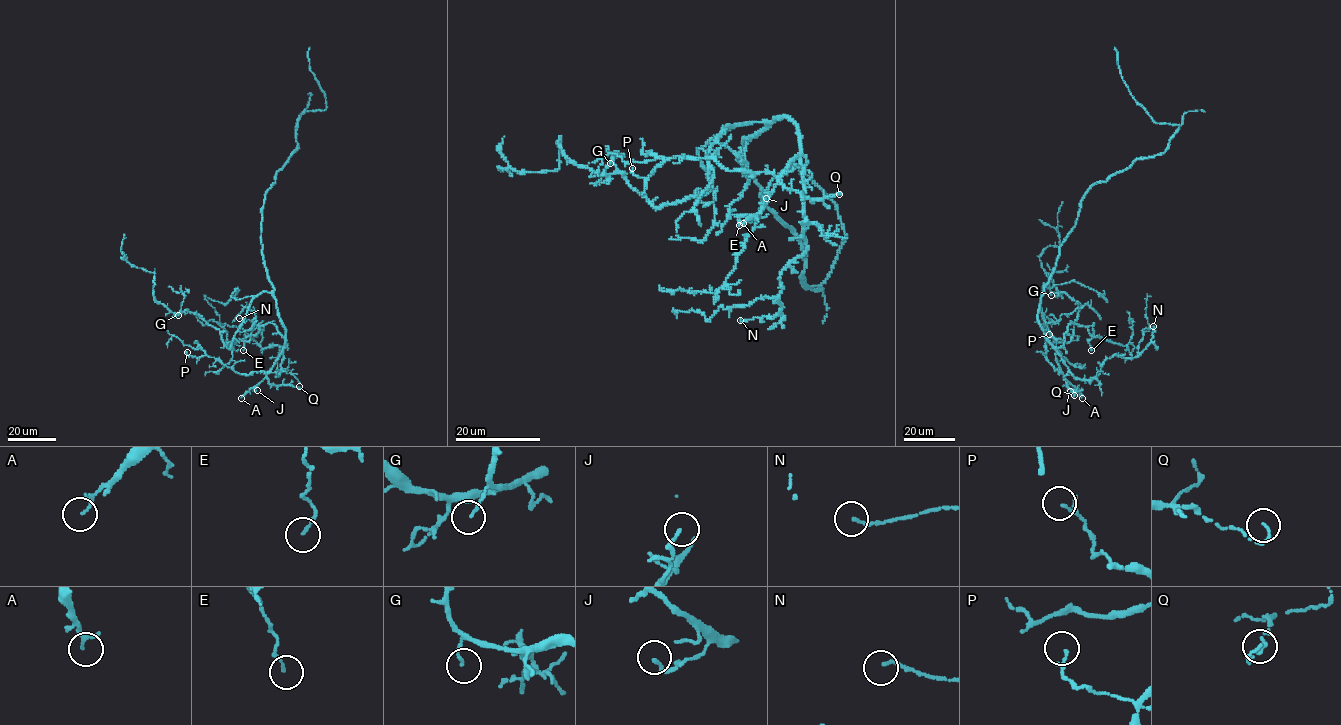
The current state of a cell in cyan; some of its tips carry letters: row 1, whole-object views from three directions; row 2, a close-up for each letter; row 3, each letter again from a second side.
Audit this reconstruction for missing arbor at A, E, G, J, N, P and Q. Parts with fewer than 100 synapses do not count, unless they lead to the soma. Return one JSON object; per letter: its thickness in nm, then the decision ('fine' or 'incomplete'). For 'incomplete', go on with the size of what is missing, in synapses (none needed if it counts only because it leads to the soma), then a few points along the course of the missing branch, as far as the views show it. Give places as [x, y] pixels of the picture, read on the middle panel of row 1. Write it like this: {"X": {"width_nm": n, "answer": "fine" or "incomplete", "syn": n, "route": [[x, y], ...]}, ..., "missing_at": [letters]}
{"A": {"width_nm": 120, "answer": "fine"}, "E": {"width_nm": 100, "answer": "fine"}, "G": {"width_nm": 100, "answer": "fine"}, "J": {"width_nm": 120, "answer": "fine"}, "N": {"width_nm": 130, "answer": "fine"}, "P": {"width_nm": 100, "answer": "fine"}, "Q": {"width_nm": 110, "answer": "fine"}, "missing_at": []}

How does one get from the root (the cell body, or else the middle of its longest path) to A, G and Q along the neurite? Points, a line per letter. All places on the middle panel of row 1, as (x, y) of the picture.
A: (755, 136), (766, 129), (768, 123), (784, 117), (797, 128), (801, 152), (783, 172), (763, 207), (743, 223)
G: (755, 136), (768, 126), (746, 123), (723, 129), (709, 153), (711, 189), (701, 196), (657, 207), (610, 163)
Q: (755, 136), (776, 118), (791, 121), (797, 128), (801, 152), (778, 180), (811, 199), (839, 194)

